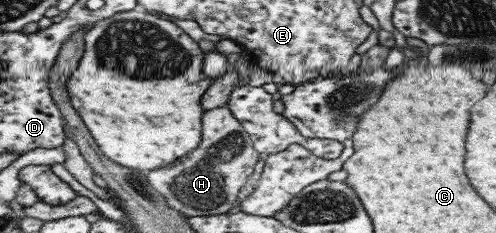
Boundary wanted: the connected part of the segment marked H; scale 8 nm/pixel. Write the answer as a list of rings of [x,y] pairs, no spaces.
[[[227,101],[203,114],[199,145],[167,167],[150,169],[145,173],[147,183],[163,197],[165,203],[185,216],[227,213],[237,204],[237,193],[246,182],[250,182],[247,177],[253,176],[253,165],[257,163],[251,140],[229,112]]]

